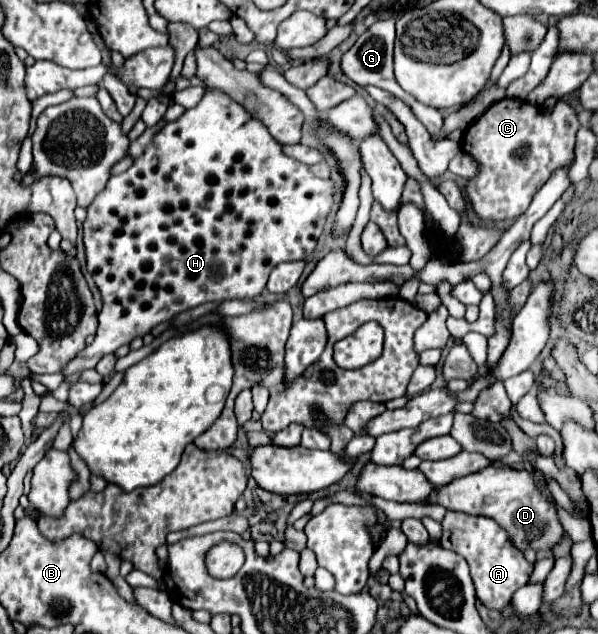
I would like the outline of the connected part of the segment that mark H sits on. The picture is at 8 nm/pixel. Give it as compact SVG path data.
M206 89L206 95L202 97L202 101L184 111L182 117L178 117L174 123L166 123L160 131L154 133L152 141L146 145L144 153L140 157L134 159L132 167L128 167L124 173L114 175L108 179L106 189L94 199L94 203L88 207L88 217L84 221L84 251L86 251L86 269L92 275L100 297L102 297L102 311L98 313L98 333L92 345L88 345L76 359L72 359L66 369L64 375L68 377L74 371L84 371L84 369L94 369L96 363L108 355L114 353L118 347L128 345L132 339L136 337L144 337L146 333L150 333L152 327L172 319L174 315L192 309L196 305L204 305L210 301L226 301L226 299L254 299L256 295L260 295L266 287L268 275L270 271L280 263L280 261L296 261L296 259L306 259L314 247L316 241L326 225L326 215L330 213L332 205L334 205L334 183L330 179L320 179L316 175L310 173L308 165L298 163L292 157L286 157L282 153L282 147L276 143L276 139L272 139L272 135L268 133L268 129L264 129L264 125L256 119L252 119L242 105L238 105L236 101L232 101L228 95L214 91L214 89Z

